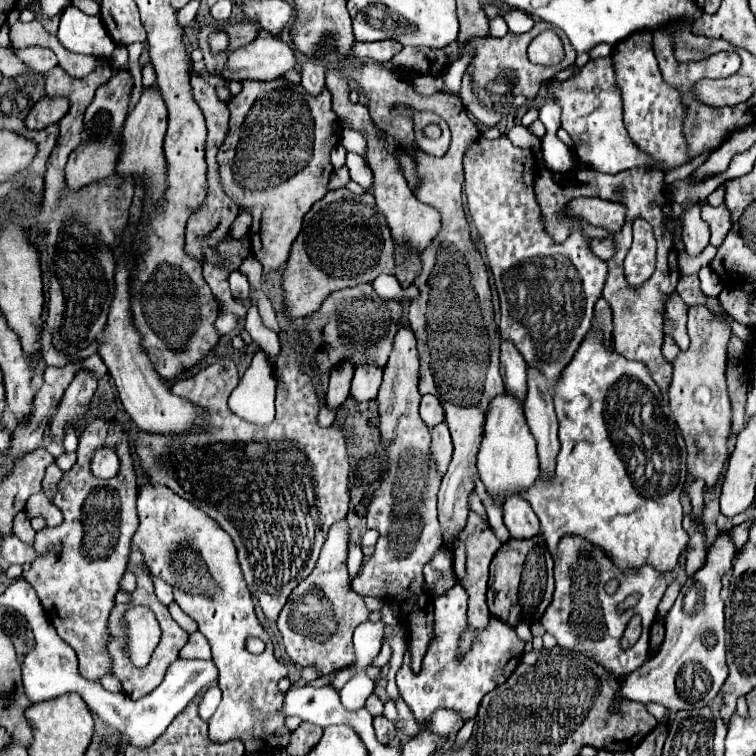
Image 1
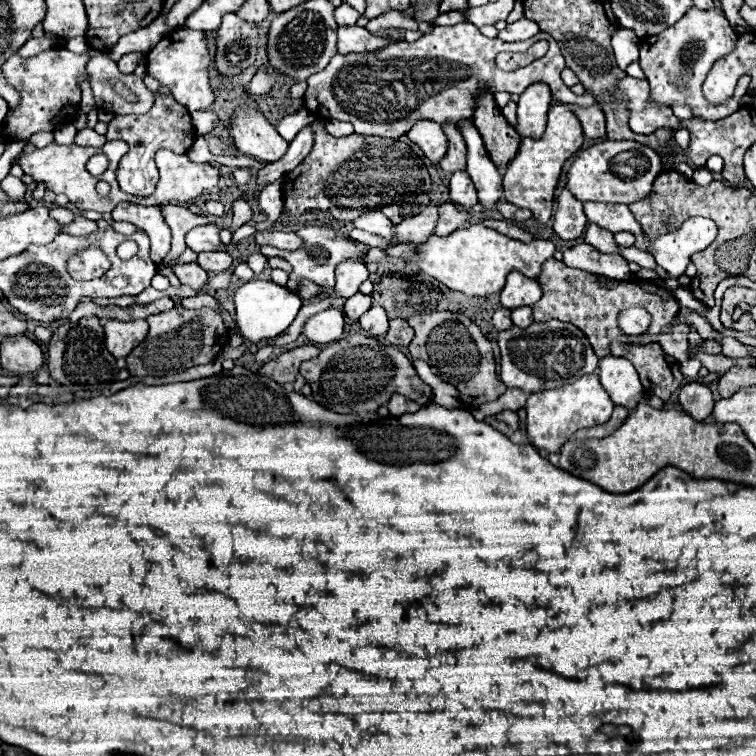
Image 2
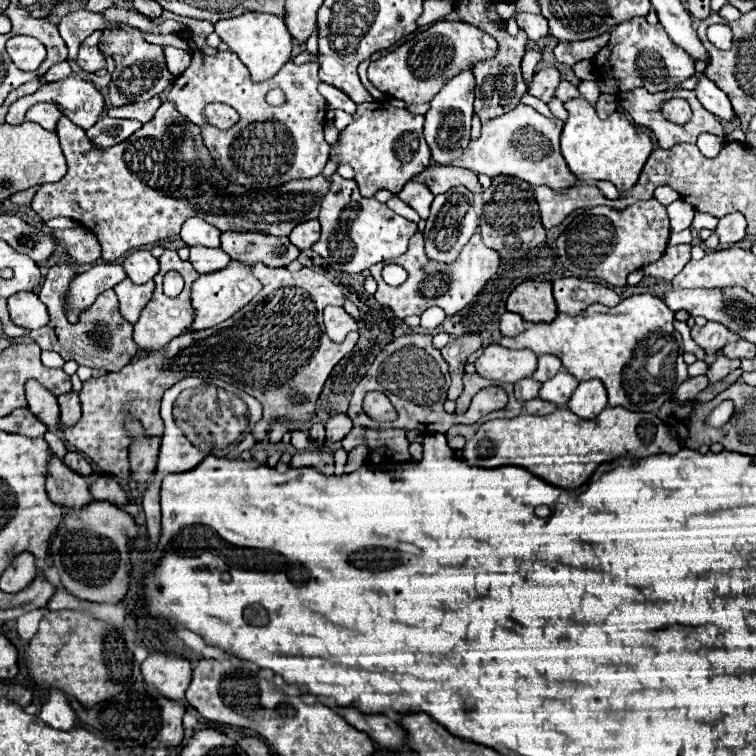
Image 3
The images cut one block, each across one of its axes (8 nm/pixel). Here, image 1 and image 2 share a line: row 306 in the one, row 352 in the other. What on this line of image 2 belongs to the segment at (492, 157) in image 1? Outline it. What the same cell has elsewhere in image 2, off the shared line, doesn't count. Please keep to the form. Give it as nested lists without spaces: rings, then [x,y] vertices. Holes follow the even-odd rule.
[[[534,322],[526,330],[512,326],[510,330],[498,334],[498,346],[502,354],[500,380],[508,388],[520,388],[524,392],[542,392],[544,388],[572,384],[580,376],[592,374],[598,368],[598,356],[594,354],[588,338],[570,322]]]

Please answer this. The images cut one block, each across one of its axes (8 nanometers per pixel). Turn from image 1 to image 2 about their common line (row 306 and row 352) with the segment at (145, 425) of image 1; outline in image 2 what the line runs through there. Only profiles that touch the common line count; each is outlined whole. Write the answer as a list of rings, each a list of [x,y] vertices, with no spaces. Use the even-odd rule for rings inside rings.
[[[132,320],[132,322],[106,322],[104,324],[104,338],[106,348],[112,352],[114,358],[128,356],[136,344],[140,344],[148,334],[146,320]]]

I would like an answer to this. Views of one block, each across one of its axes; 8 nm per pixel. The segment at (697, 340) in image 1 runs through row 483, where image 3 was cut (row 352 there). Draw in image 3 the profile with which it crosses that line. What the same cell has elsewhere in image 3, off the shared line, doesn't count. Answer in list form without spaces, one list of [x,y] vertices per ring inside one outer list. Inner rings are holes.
[[[708,322],[706,326],[692,326],[692,338],[708,356],[722,350],[728,342],[738,340],[736,332],[724,328],[724,324],[720,322]]]

